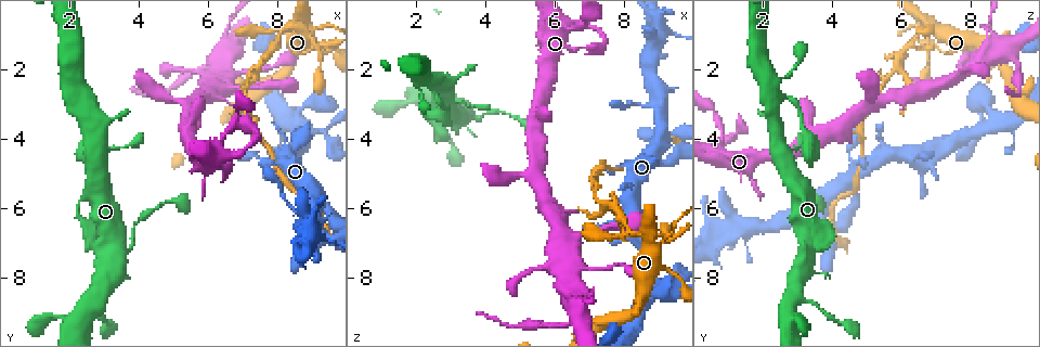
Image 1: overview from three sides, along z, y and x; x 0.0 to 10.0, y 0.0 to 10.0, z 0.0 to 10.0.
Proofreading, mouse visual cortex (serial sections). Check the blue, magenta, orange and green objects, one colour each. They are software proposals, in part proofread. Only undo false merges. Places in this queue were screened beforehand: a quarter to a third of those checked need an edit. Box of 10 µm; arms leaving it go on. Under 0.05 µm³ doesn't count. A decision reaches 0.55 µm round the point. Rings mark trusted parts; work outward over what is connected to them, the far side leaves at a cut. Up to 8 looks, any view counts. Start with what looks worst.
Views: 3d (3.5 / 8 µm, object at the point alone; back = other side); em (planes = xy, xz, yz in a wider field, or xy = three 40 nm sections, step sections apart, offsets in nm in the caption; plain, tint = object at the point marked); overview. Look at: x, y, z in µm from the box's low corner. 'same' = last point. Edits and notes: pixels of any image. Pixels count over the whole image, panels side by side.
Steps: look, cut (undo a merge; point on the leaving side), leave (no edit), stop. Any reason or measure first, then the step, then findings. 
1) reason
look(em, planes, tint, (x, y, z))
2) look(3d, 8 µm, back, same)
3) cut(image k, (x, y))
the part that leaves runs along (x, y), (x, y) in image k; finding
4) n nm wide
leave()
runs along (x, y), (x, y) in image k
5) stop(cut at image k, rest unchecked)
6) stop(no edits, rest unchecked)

narrows sharply
look(3d, 3.5 µm, (7.30, 2.60, 9.25))

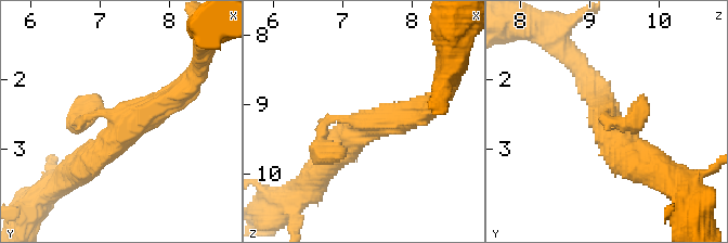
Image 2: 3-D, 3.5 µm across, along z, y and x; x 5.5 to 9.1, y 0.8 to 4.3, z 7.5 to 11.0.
3 arms; arms of 150, 350, 400 nm; need the tissue
look(em, planes, tint, (7.35, 2.55, 9.30))

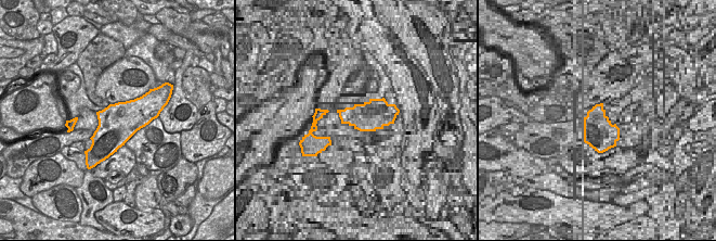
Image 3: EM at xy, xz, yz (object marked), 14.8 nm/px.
look(em, xy, step 1, tint, same)

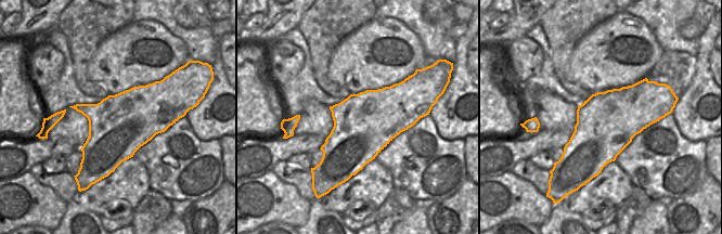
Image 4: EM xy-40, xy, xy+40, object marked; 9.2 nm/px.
leave()
runs along (189, 86), (126, 118), (82, 169) in image 2; one cell here

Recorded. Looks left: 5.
small branch off a trunk
look(3d, 8 µm, (3.50, 7.30, 3.40))

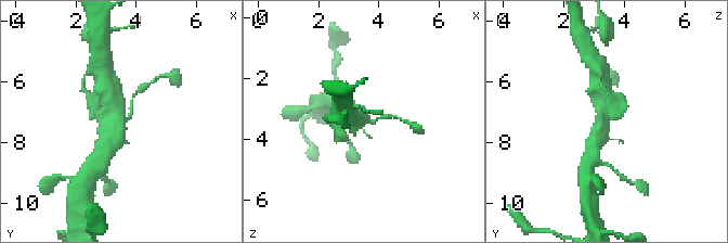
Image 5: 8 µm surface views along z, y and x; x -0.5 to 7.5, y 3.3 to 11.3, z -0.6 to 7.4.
now the EM
look(em, xy, step 5, tint, same)

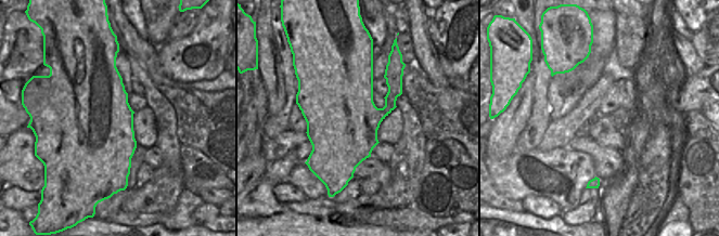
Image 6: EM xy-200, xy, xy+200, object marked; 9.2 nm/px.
leave()
all the same cell

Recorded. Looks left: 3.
abrupt turn
look(em, xy, step 2, tint, (8.40, 0.75, 6.75))

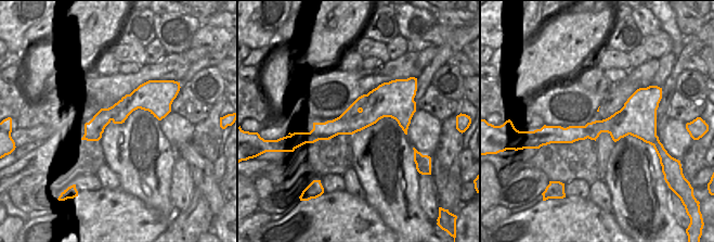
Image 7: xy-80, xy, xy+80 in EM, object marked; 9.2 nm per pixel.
look(3d, 3.5 µm, same)

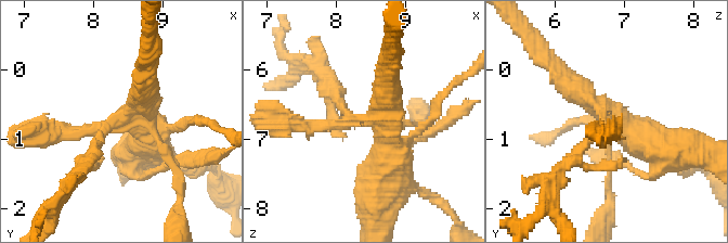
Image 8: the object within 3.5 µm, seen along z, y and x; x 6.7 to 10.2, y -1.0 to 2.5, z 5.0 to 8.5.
280 nm wide
cut(image 8, (567, 163))
the part that leaves runs along (589, 141), (553, 177), (538, 214) in image 8; a second cell is stuck on

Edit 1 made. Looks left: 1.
stop(cut at image 8, rest unchecked)

